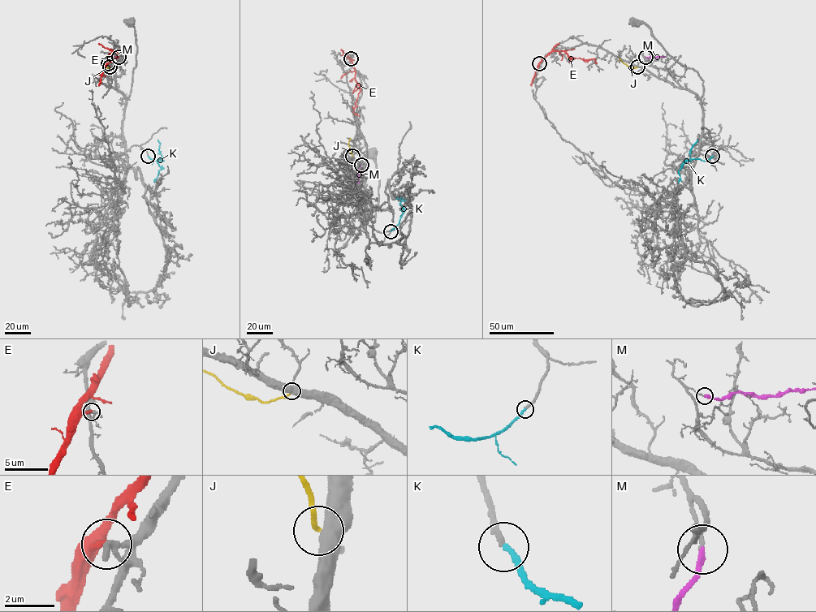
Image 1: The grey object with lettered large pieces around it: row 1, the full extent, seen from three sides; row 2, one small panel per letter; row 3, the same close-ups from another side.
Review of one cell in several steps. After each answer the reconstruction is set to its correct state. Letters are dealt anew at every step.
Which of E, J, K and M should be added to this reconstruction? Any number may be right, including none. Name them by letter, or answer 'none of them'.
K

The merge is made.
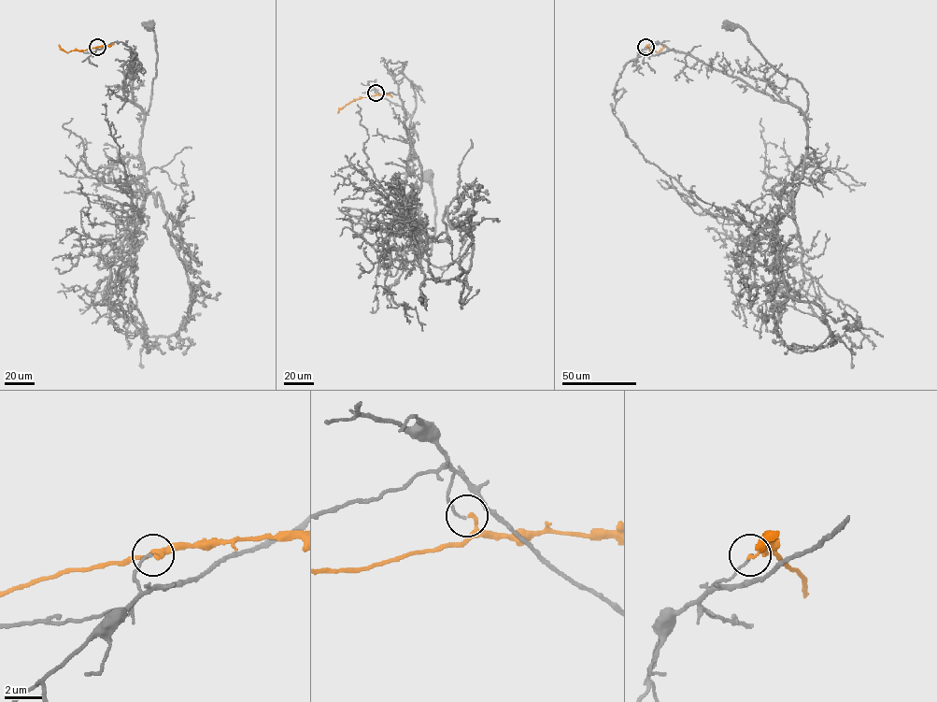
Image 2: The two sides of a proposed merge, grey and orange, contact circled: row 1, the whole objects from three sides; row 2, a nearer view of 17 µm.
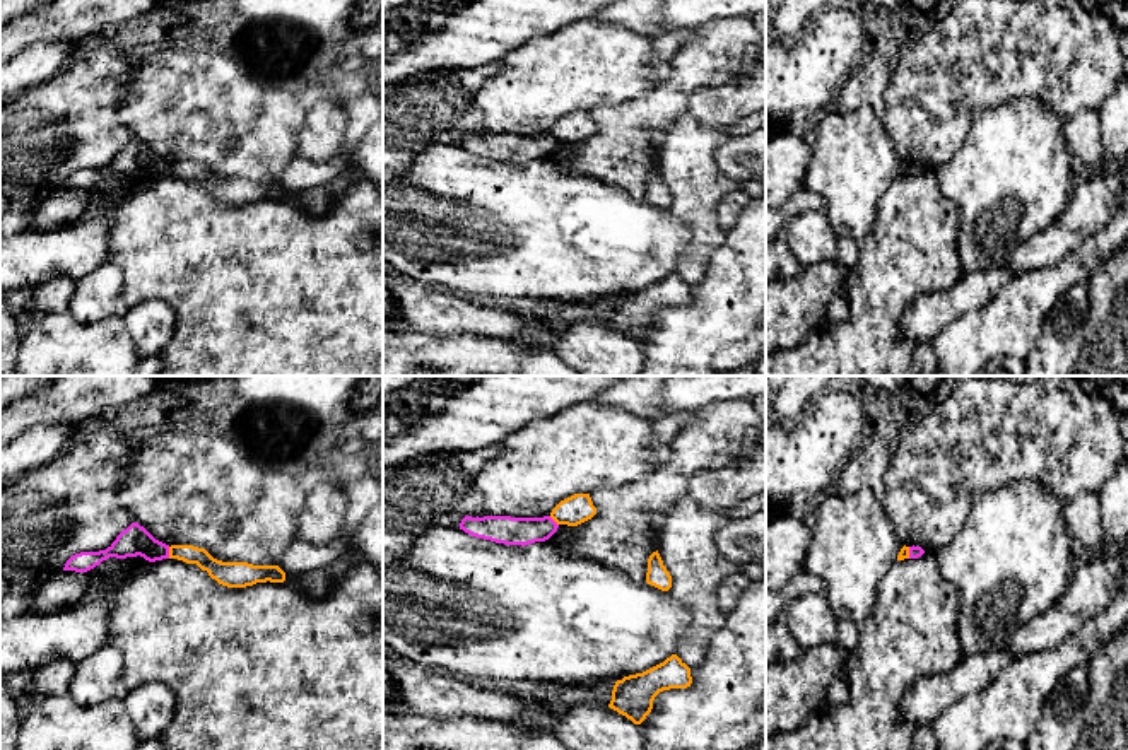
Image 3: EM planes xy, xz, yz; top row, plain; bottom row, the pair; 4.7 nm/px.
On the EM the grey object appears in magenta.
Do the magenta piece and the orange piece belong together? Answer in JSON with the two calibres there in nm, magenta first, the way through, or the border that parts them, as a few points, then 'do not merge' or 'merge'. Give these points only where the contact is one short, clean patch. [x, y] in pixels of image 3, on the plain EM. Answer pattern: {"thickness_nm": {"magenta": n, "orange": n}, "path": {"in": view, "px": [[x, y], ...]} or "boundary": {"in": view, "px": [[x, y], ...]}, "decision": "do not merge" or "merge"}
{"thickness_nm": {"magenta": 140, "orange": 90}, "boundary": {"in": "xy", "px": [[168, 164], [170, 175]]}, "decision": "do not merge"}

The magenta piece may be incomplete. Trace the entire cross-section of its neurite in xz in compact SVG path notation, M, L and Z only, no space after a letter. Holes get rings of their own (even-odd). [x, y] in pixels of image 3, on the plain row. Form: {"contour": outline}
{"contour": "M465 133L460 147L465 150L504 162L530 162L549 157L559 142L550 135L511 135L511 133Z"}

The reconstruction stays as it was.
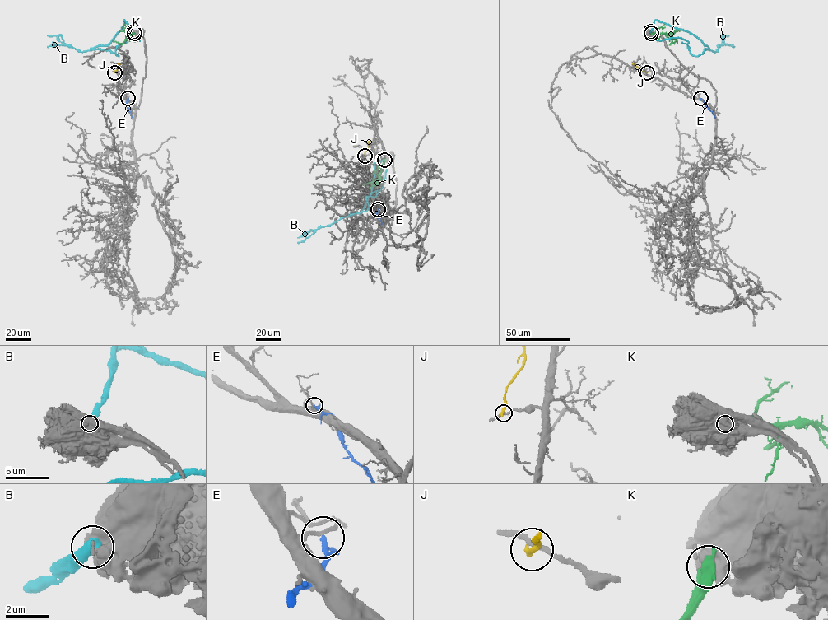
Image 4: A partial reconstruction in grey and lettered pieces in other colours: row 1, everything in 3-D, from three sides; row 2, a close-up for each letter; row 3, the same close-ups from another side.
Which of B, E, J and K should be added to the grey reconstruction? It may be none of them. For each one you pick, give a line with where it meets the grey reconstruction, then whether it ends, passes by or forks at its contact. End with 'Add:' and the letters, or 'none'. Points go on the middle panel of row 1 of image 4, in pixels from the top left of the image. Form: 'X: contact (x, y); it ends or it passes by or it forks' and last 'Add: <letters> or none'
Add: none

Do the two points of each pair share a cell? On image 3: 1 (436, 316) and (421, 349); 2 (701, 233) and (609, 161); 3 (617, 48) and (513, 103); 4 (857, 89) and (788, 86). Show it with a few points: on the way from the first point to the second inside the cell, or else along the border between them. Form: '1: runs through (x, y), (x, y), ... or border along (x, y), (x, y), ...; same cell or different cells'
1: border along (412, 328), (433, 335), (467, 333); different cells
2: runs through (696, 197), (687, 166), (658, 137), (645, 137); same cell
3: runs through (592, 64), (552, 76), (539, 84); same cell
4: border along (863, 55), (829, 103); different cells

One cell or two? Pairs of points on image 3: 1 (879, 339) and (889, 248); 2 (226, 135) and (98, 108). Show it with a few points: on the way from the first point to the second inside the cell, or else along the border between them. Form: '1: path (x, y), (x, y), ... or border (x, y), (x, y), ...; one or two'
1: path (879, 316), (879, 287), (889, 275), (889, 270); one
2: border (127, 74), (122, 84), (120, 120), (135, 139); two

